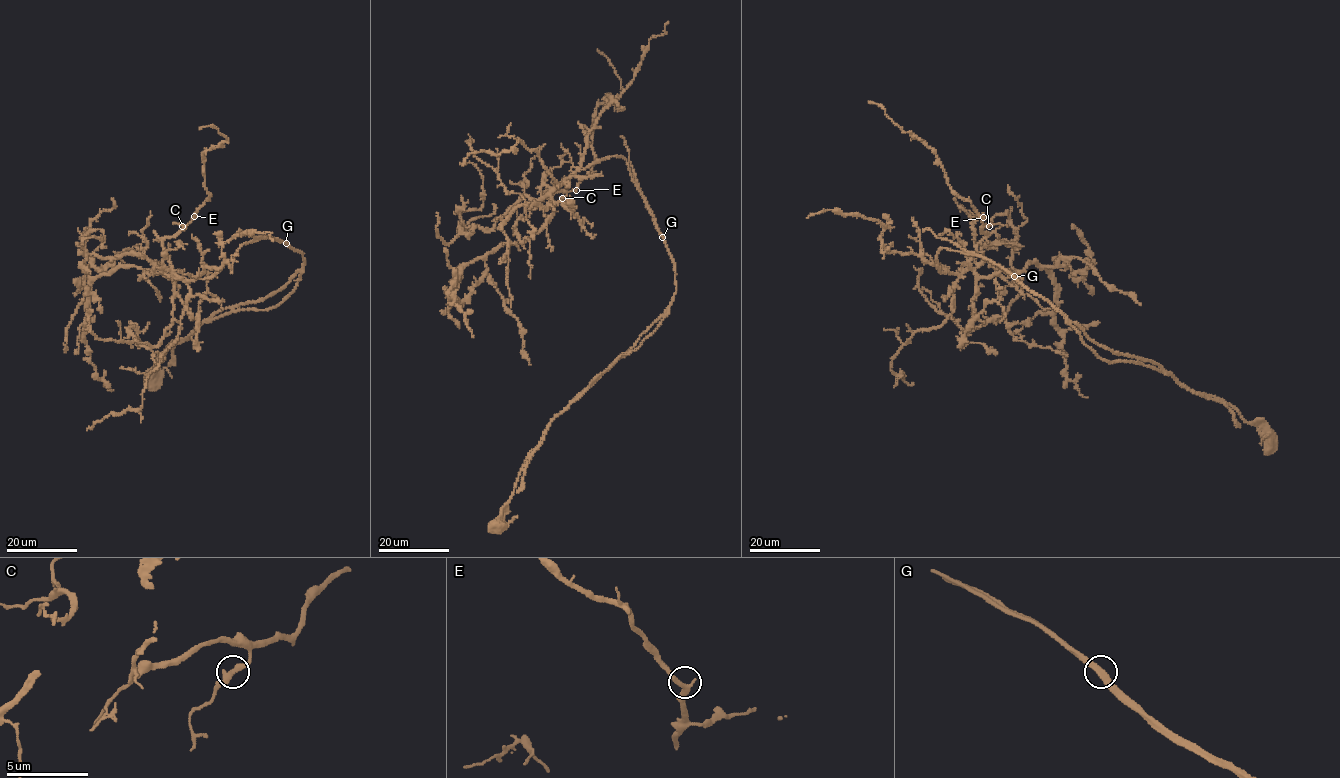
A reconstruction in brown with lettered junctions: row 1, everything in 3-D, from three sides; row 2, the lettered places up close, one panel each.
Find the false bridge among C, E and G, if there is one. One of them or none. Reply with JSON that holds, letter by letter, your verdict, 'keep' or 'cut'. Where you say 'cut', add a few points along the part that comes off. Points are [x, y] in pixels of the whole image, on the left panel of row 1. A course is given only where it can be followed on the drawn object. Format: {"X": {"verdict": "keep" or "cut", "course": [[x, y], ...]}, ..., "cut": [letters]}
{"C": {"verdict": "keep"}, "E": {"verdict": "keep"}, "G": {"verdict": "cut", "course": [[286, 243], [304, 259], [295, 290], [272, 308], [237, 310], [205, 322], [174, 345], [169, 365]]}, "cut": ["G"]}

